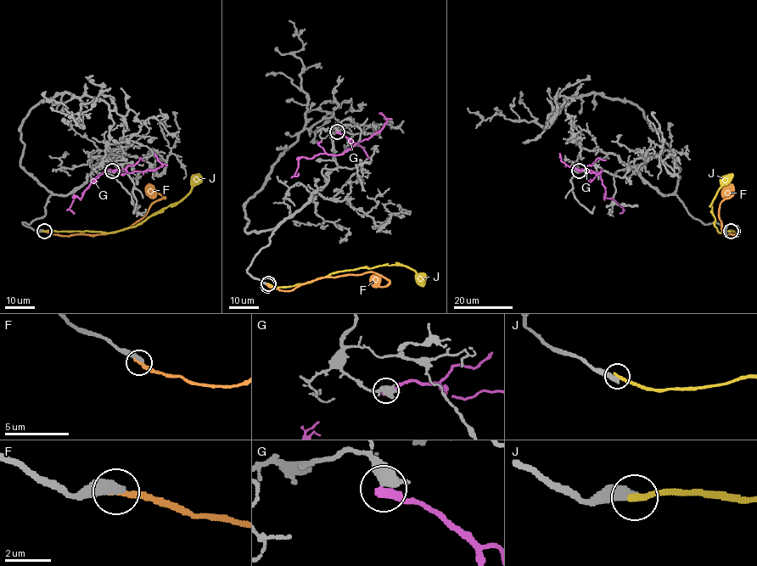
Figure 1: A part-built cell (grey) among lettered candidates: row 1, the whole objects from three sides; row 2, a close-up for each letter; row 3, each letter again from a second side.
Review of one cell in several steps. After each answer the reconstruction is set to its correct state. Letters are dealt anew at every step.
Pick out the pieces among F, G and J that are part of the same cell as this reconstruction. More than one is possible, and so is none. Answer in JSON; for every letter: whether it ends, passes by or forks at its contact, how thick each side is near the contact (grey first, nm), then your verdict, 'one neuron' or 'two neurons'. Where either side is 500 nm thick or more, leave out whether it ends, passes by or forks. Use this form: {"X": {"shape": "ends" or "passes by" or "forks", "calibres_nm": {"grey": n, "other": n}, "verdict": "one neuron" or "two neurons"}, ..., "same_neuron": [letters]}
{"F": {"shape": "ends", "calibres_nm": {"grey": 480, "other": 260}, "verdict": "two neurons"}, "G": {"calibres_nm": {"grey": 650, "other": 440}, "verdict": "two neurons"}, "J": {"shape": "ends", "calibres_nm": {"grey": 480, "other": 280}, "verdict": "two neurons"}, "same_neuron": []}

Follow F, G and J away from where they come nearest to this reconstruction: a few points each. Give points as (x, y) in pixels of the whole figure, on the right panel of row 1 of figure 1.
F: (732, 231), (737, 235), (724, 234), (721, 229), (719, 205), (733, 193), (727, 194), (722, 191)
G: (579, 170), (582, 169), (597, 174), (602, 169), (603, 198), (614, 199), (623, 208), (619, 213)
J: (731, 231), (720, 233), (714, 226), (711, 202), (731, 174)

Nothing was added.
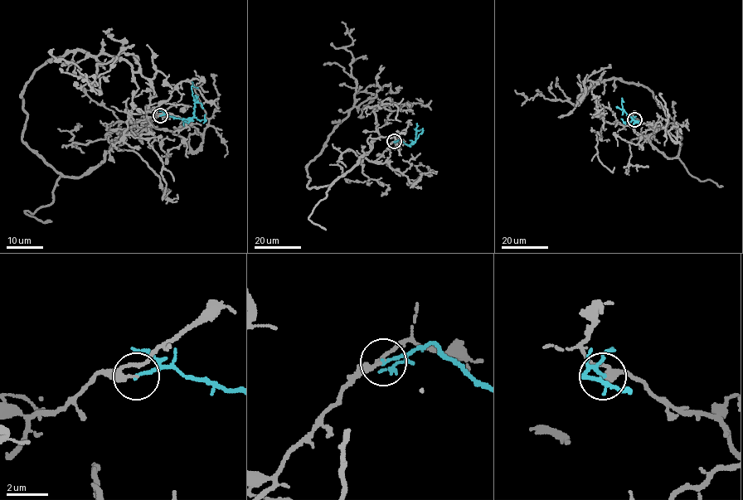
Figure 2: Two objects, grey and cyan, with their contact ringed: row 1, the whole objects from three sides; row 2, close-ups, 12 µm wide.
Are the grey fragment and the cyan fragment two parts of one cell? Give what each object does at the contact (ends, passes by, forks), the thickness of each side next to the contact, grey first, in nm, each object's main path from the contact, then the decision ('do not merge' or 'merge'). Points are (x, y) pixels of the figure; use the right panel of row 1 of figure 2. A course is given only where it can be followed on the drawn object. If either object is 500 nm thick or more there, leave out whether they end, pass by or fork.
grey passes by | cyan ends | 180/150 nm | grey via (634, 119), (655, 131), (656, 148), (677, 155), (673, 118), (646, 86), (604, 80), (572, 104), (514, 89) | cyan via (634, 119), (623, 109), (622, 100), (624, 102) | merge

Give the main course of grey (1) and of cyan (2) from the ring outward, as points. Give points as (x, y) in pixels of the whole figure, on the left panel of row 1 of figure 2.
1: (160, 116), (62, 177), (22, 139), (22, 91), (43, 63), (83, 50), (99, 92), (77, 69)
2: (160, 116), (165, 114), (190, 119), (194, 114), (195, 102), (191, 87), (198, 88)

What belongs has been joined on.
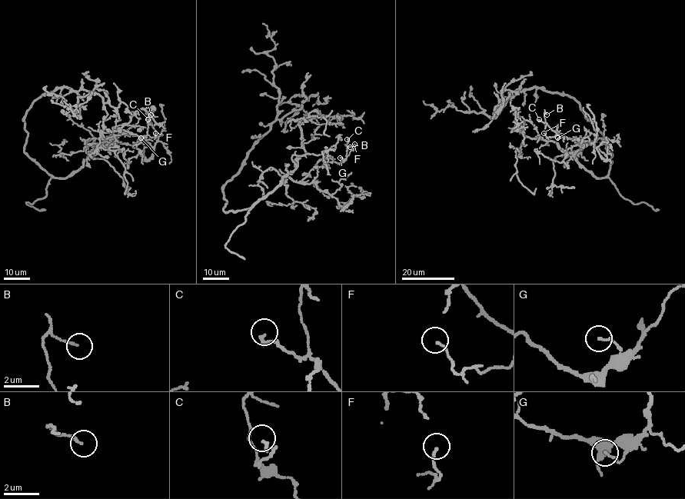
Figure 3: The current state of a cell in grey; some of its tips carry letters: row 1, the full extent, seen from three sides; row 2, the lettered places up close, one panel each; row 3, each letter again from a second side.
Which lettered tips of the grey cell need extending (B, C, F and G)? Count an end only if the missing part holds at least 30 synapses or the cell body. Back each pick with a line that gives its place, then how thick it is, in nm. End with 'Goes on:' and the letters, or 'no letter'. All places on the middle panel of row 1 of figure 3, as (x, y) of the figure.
Goes on: no letter

